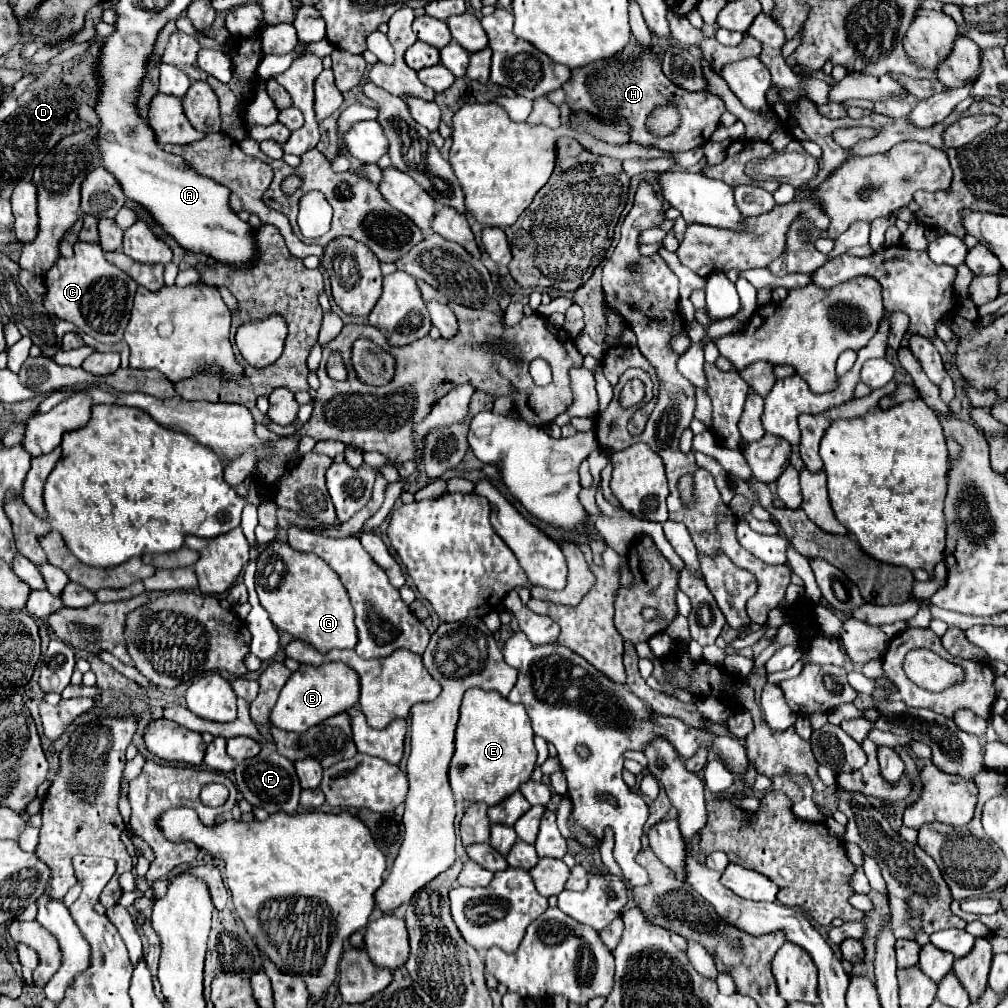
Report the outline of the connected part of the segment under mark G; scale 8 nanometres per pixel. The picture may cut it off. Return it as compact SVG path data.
M282 540L262 546L256 570L256 592L276 628L304 640L320 654L326 654L332 648L352 650L358 644L354 608L348 590L322 558L296 552Z

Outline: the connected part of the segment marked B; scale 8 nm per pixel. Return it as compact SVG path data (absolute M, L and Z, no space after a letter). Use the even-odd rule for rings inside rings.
M324 662L320 666L300 664L300 668L284 684L276 706L272 708L270 720L278 728L290 732L304 732L322 720L346 712L358 704L360 698L360 676L340 662Z

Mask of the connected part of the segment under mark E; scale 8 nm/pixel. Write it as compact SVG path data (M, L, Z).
M470 688L460 706L460 720L456 728L456 750L450 760L450 788L468 802L484 802L488 806L500 804L514 794L522 782L528 782L536 768L536 748L530 718L522 704L512 704L498 692L484 692Z

